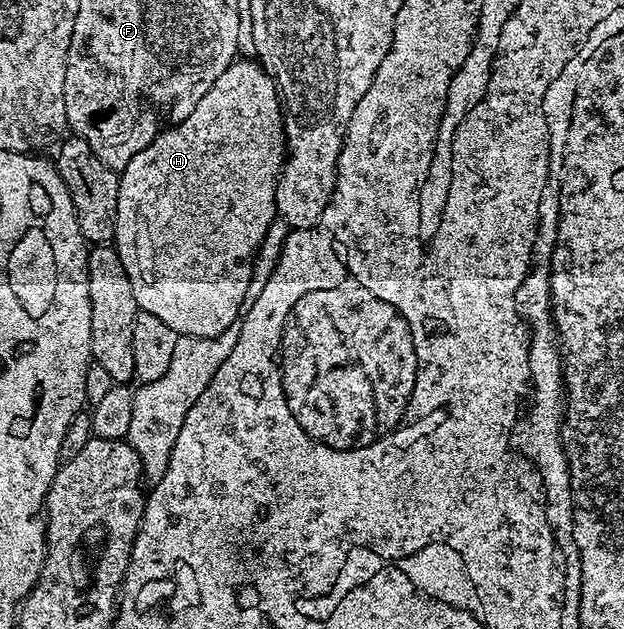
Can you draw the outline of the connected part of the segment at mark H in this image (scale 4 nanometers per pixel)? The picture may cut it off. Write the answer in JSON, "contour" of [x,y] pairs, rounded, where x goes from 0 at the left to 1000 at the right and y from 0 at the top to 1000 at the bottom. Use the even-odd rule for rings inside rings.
{"contour":[[[377,94],[345,126],[338,145],[313,164],[313,176],[300,183],[284,199],[260,205],[248,223],[223,246],[216,246],[192,270],[188,291],[188,339],[181,345],[179,388],[191,405],[191,418],[197,418],[197,431],[210,453],[210,469],[216,475],[221,493],[248,501],[248,507],[261,507],[268,520],[274,520],[292,536],[353,536],[365,531],[381,515],[389,498],[393,456],[399,450],[399,434],[393,429],[393,413],[410,399],[431,364],[431,356],[441,351],[441,297],[444,277],[454,261],[454,207],[450,203],[450,176],[444,159],[444,141],[438,129],[426,121],[423,110],[410,95],[386,97]]]}

